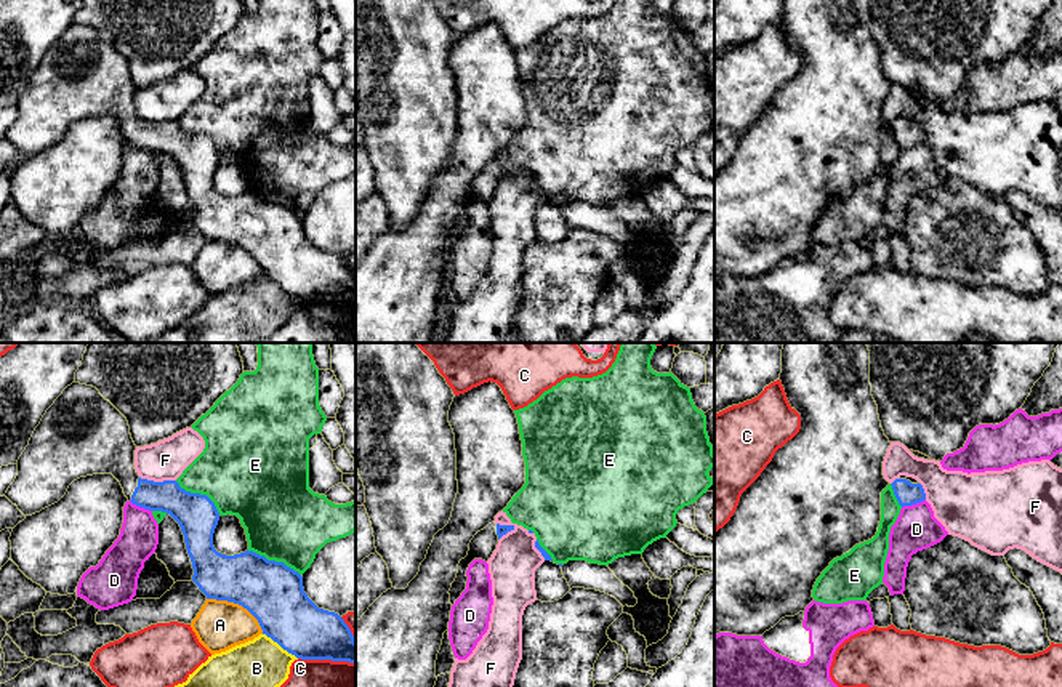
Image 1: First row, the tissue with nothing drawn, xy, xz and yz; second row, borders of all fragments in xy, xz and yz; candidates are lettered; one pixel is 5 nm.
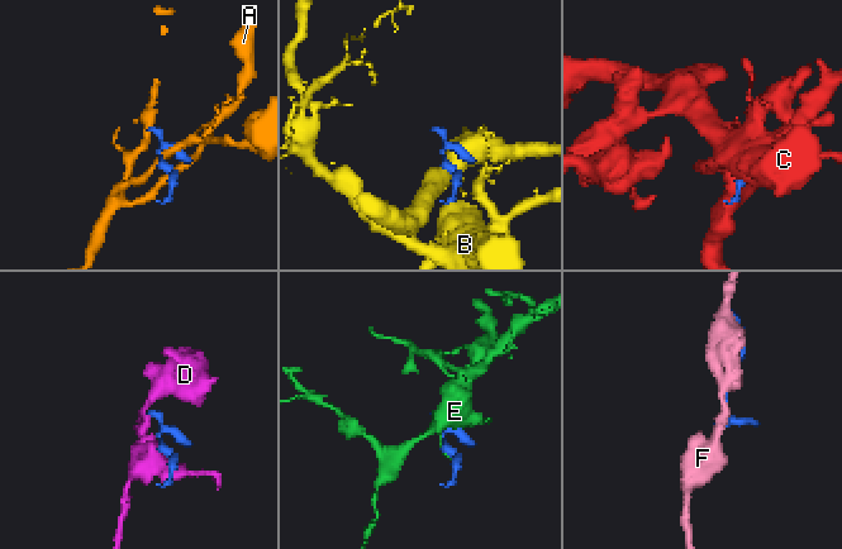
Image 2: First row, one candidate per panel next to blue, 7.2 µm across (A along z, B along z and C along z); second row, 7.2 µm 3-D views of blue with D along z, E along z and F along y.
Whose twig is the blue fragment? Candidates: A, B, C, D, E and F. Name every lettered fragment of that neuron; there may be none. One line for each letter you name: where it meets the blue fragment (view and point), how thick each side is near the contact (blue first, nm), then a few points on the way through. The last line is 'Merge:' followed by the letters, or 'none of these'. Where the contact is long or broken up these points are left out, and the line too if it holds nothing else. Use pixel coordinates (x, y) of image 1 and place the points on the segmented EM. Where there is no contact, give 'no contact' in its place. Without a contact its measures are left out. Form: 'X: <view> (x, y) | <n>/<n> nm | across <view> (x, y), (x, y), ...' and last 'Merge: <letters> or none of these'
Merge: none of these

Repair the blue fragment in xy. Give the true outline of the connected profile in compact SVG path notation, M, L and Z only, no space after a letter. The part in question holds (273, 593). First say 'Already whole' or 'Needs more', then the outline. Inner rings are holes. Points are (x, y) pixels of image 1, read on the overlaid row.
Needs more. M72 383L35 428L18 460L18 476L5 496L24 516L32 516L58 503L74 480L112 474L128 501L149 511L167 512L179 524L194 568L192 581L207 599L242 605L258 620L263 634L296 658L356 663L356 641L349 626L338 613L319 609L308 597L298 572L248 549L234 556L218 552L213 546L219 520L215 503L207 495L186 492L176 480L141 479L135 469L135 450L127 418L96 388Z

